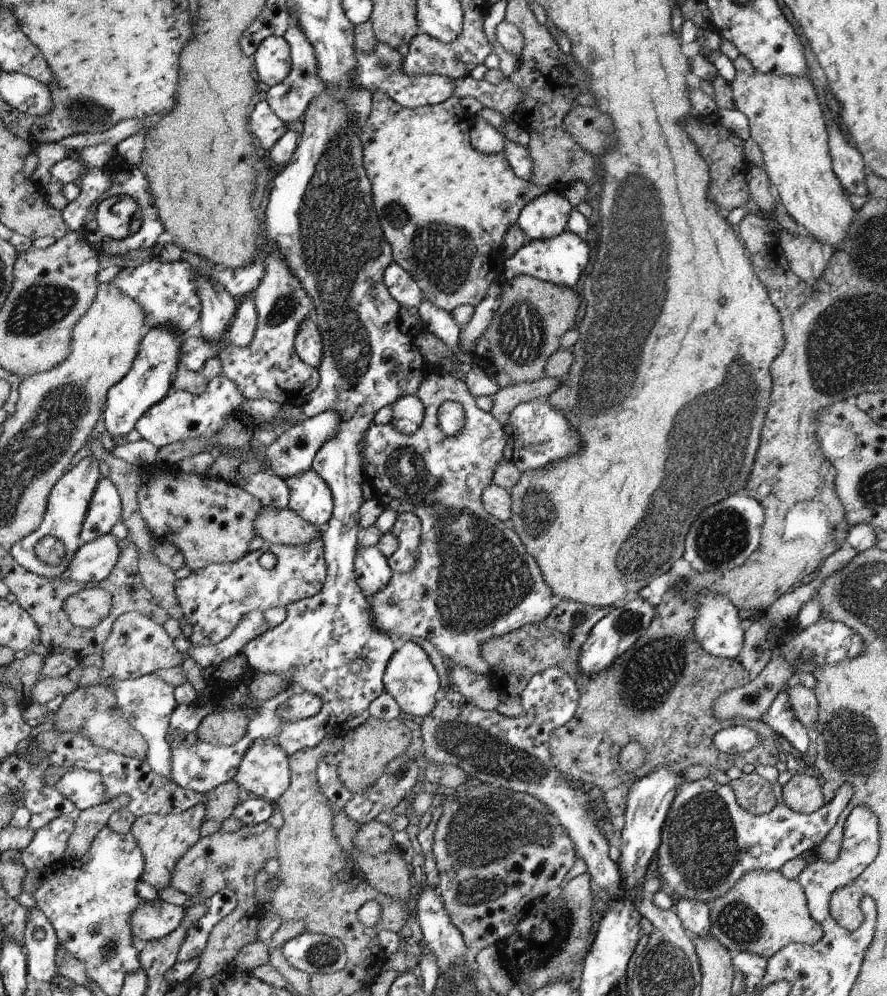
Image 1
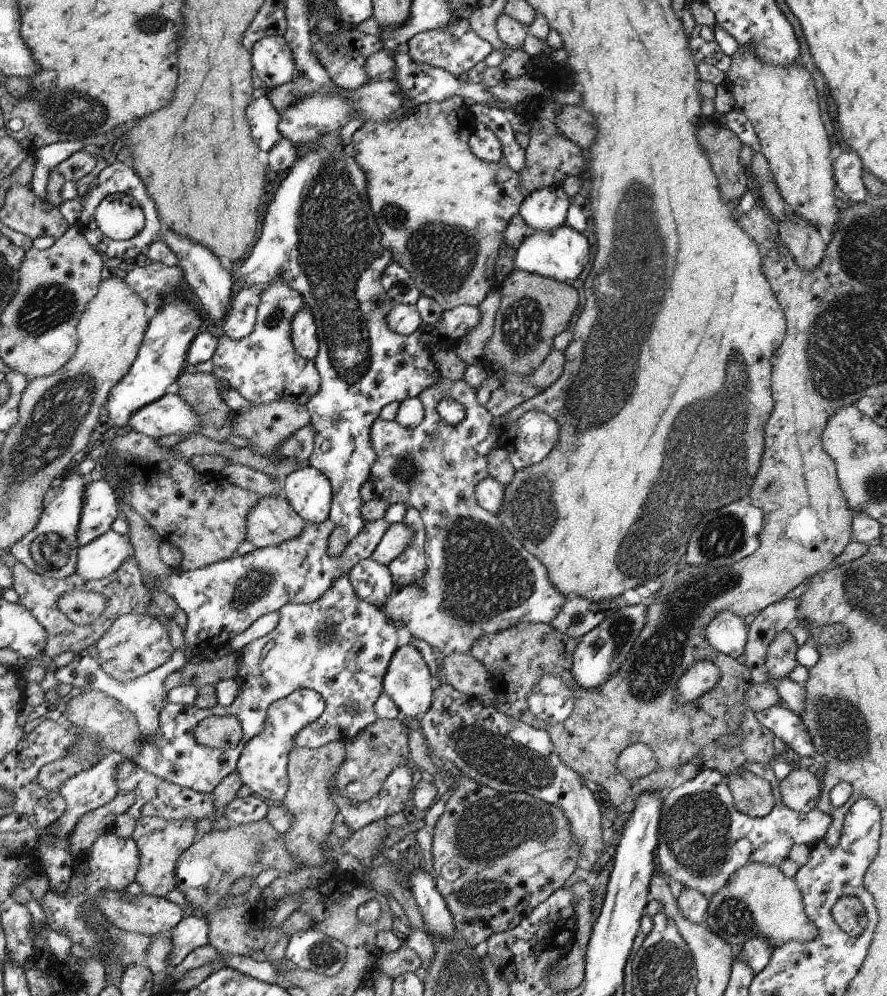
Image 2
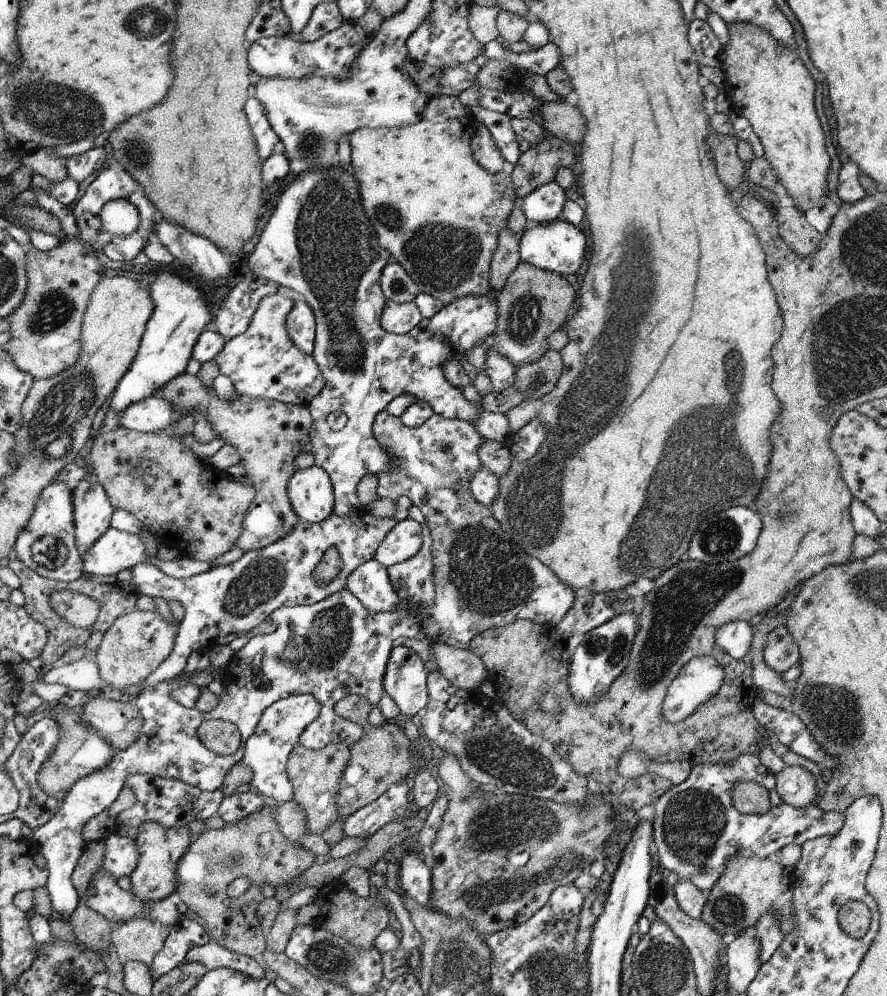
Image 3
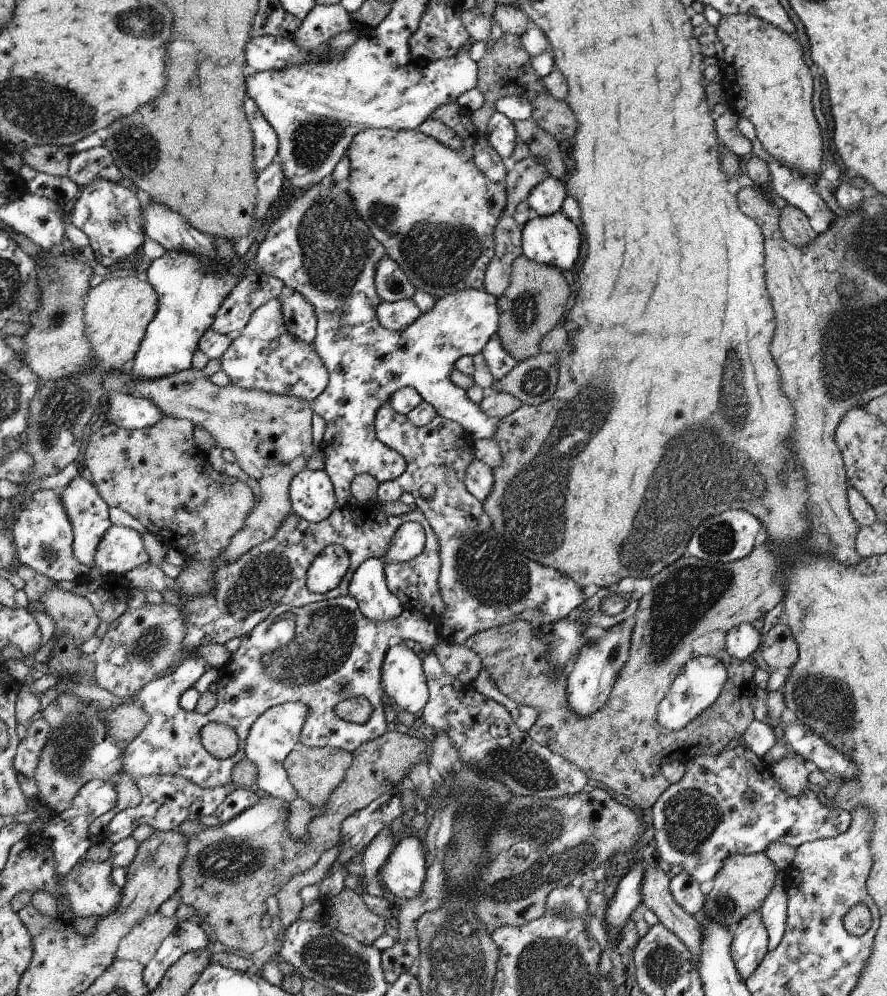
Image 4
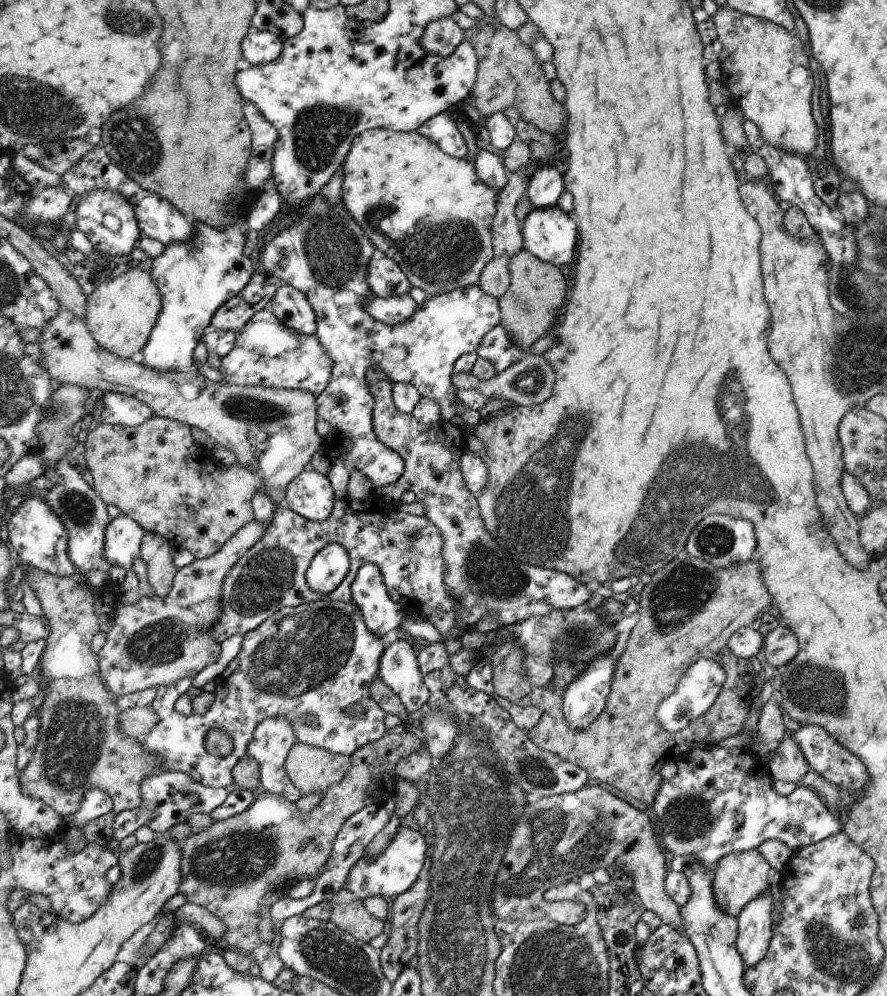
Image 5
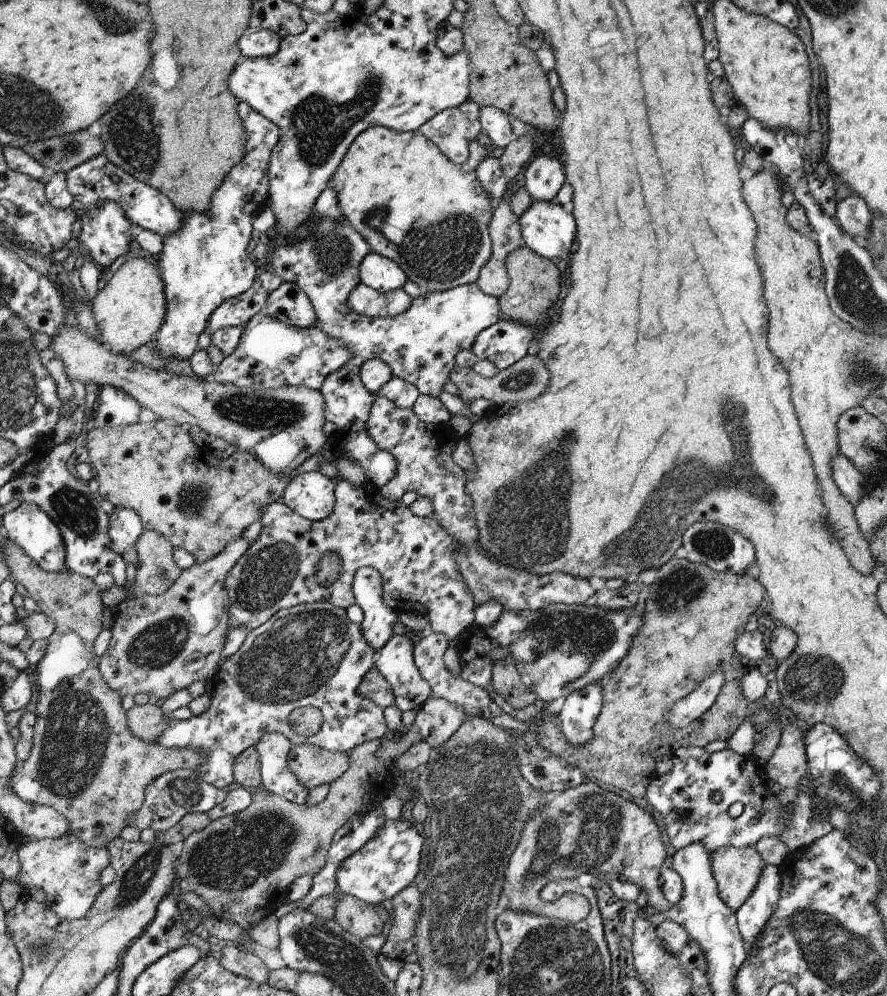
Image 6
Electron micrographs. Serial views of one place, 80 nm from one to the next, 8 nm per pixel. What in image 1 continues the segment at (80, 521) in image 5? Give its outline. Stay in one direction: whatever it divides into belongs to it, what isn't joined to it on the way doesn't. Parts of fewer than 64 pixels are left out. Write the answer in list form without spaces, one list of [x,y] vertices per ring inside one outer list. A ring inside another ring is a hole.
[[[108,478],[100,479],[79,534],[79,543],[83,545],[110,533],[112,527],[122,520],[122,514],[122,494],[116,484]]]

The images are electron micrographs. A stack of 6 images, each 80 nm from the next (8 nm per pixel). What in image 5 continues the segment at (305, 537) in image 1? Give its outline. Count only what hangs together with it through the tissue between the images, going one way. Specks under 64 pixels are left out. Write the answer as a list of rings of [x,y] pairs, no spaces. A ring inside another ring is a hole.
[[[60,308],[59,314],[42,330],[42,337],[38,344],[44,354],[44,361],[41,363],[45,371],[48,371],[57,383],[72,383],[90,390],[98,388],[103,393],[118,391],[143,401],[154,410],[155,416],[168,417],[204,431],[215,440],[215,443],[231,450],[236,460],[243,465],[248,465],[250,468],[256,467],[252,469],[258,471],[261,478],[264,479],[265,492],[275,506],[285,505],[284,496],[286,496],[287,487],[296,478],[296,475],[306,470],[306,464],[312,460],[314,452],[320,450],[320,446],[322,446],[322,438],[316,432],[318,399],[304,389],[244,387],[225,383],[223,380],[214,382],[205,378],[194,366],[188,372],[161,371],[147,367],[136,357],[120,358],[118,355],[108,352],[95,339],[86,322],[78,320],[72,311],[64,308]],[[247,524],[238,534],[234,535],[226,546],[215,555],[205,559],[194,559],[184,568],[178,568],[173,578],[173,587],[166,596],[153,597],[141,594],[138,602],[123,605],[117,608],[112,628],[107,633],[107,642],[103,649],[97,653],[100,674],[103,681],[116,697],[125,694],[142,692],[146,688],[160,688],[178,682],[180,678],[194,678],[206,666],[214,664],[220,654],[220,643],[211,635],[211,628],[220,620],[223,611],[222,596],[225,578],[231,568],[263,538],[267,524]]]

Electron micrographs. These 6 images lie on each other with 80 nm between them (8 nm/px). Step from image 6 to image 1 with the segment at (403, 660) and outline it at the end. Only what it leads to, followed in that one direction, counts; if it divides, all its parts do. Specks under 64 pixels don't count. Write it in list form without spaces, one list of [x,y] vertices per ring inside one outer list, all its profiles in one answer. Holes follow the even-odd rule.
[[[412,641],[405,643],[390,660],[383,683],[386,692],[396,699],[399,707],[406,714],[425,717],[434,710],[437,703],[436,692],[440,690],[440,678],[438,678],[434,666],[430,664],[428,656],[424,654],[424,650]]]

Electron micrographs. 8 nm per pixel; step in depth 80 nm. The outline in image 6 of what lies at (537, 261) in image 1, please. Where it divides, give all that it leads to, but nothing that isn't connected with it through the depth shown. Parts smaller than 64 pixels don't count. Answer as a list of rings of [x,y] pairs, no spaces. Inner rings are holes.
[[[533,200],[532,206],[519,218],[523,244],[548,260],[562,260],[570,254],[576,224],[556,201]]]

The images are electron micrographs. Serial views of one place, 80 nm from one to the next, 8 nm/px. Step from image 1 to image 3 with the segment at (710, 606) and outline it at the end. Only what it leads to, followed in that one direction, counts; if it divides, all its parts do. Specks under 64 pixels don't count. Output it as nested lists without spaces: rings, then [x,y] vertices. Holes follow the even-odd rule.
[[[732,621],[716,631],[717,644],[732,658],[741,659],[750,654],[754,628],[748,621]]]

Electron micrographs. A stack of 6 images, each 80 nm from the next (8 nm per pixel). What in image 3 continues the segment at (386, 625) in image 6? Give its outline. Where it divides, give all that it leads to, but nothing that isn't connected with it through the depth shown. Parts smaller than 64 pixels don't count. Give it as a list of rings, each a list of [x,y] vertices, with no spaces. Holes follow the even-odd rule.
[[[375,558],[356,567],[347,580],[346,588],[359,597],[371,613],[391,613],[401,602],[398,593],[390,585],[386,567]]]

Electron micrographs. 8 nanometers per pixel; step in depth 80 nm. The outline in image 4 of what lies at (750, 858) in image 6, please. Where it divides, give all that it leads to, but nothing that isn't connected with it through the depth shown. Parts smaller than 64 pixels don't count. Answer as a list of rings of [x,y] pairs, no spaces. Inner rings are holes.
[[[764,852],[730,855],[723,863],[722,870],[716,874],[712,890],[705,896],[704,915],[724,924],[725,927],[735,928],[750,911],[761,908],[761,904],[771,894],[777,872],[774,863]]]

